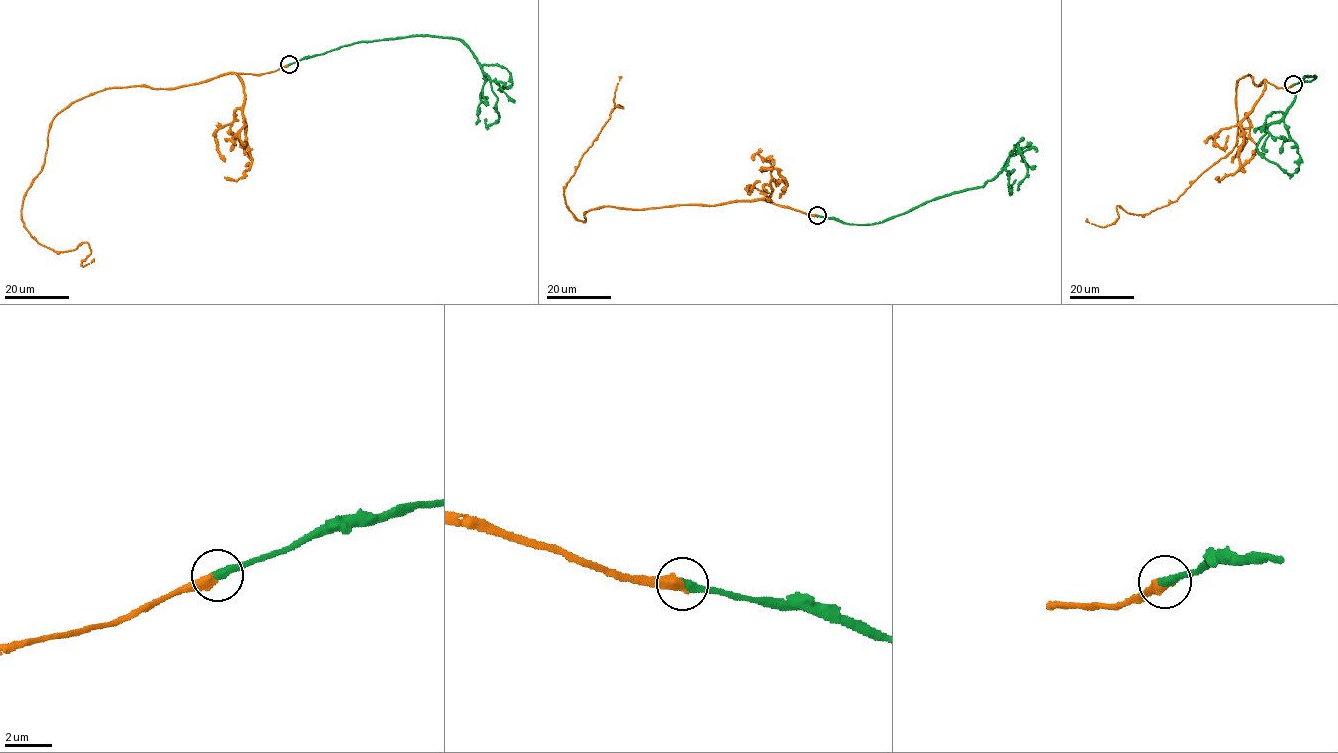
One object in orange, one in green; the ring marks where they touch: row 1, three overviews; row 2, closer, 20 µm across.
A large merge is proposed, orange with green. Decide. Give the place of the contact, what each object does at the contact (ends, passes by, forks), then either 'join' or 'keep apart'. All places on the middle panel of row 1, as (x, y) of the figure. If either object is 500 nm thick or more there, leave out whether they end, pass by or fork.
at (817, 215); join

